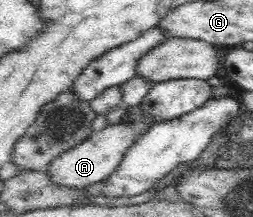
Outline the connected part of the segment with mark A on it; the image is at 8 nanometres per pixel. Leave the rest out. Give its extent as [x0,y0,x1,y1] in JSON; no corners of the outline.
[44,106,154,191]

